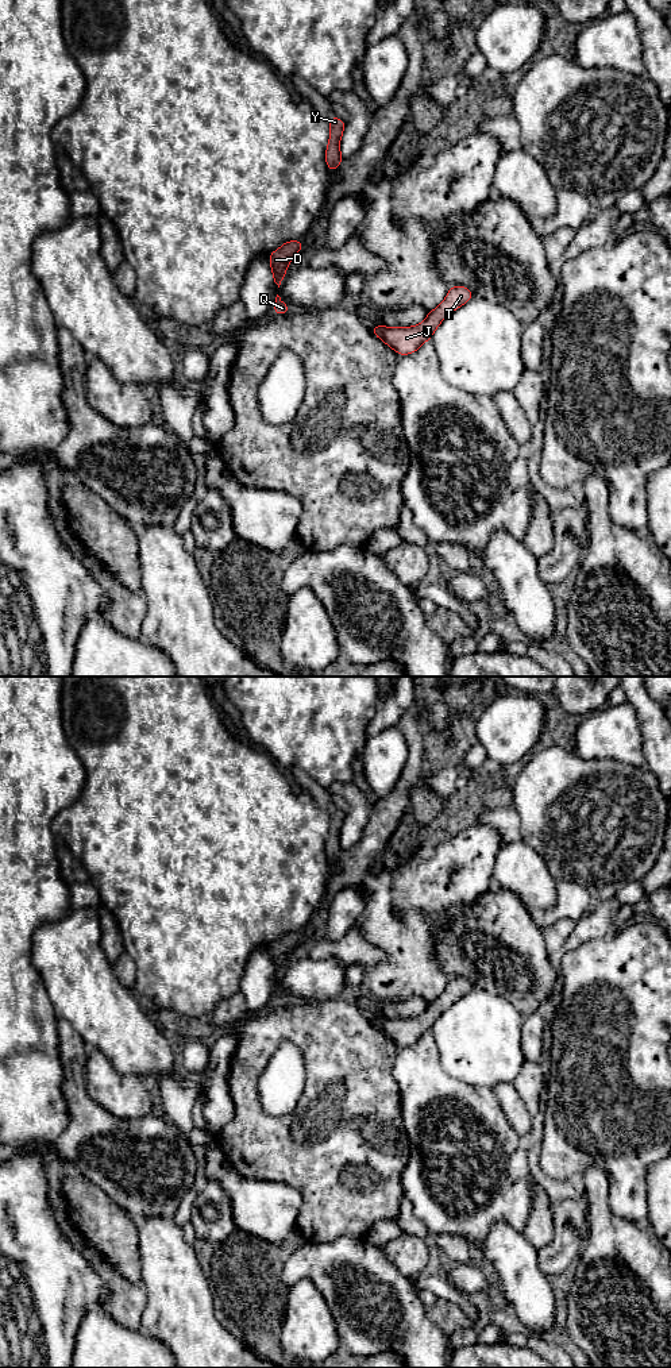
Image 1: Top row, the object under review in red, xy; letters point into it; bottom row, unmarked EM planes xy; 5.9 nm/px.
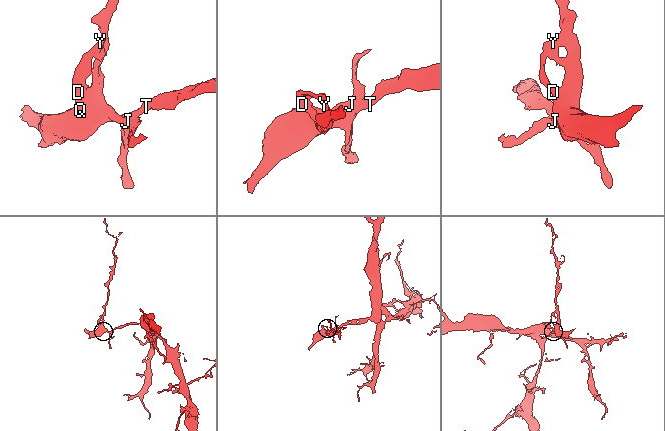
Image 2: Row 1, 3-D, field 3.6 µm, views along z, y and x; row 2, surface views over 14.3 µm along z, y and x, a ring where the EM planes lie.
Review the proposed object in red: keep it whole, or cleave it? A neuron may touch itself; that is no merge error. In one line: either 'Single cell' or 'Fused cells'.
Single cell

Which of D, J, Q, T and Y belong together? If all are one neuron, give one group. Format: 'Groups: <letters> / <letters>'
Groups: D J Q T Y

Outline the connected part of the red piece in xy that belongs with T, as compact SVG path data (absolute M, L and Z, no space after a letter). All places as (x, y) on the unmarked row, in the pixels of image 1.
M455 976L450 979L441 995L429 1002L423 1014L413 1018L390 1020L382 1016L370 1020L377 1029L398 1047L409 1047L416 1044L427 1032L431 1032L433 1024L447 1006L464 997L474 987L468 979Z

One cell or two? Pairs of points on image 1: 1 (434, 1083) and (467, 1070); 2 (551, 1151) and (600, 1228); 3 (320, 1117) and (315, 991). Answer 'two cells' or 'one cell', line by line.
1: two cells
2: two cells
3: two cells

